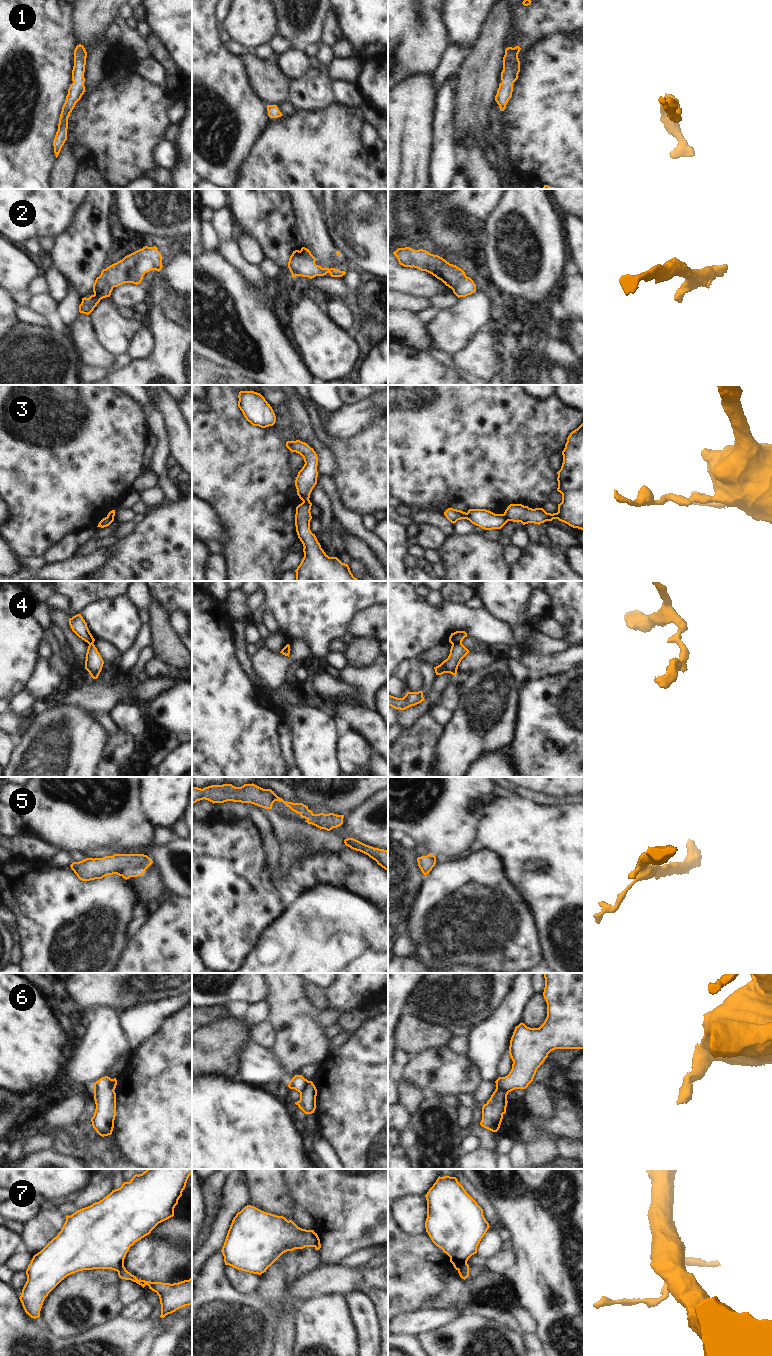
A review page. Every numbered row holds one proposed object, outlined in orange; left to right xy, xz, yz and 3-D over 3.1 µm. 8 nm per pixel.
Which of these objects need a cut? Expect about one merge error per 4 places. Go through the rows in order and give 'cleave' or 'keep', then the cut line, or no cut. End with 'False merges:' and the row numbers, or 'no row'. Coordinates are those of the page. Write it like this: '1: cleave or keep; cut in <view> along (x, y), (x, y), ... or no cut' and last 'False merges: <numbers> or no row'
1: keep; no cut
2: keep; no cut
3: cleave; cut in yz along (502, 514), (508, 520)
4: cleave; cut in yz along (461, 641), (452, 644)
5: keep; no cut
6: cleave; cut in xz along (308, 1081), (300, 1093)
7: cleave; cut in yz along (466, 1263), (458, 1271)
False merges: 3, 4, 6, 7

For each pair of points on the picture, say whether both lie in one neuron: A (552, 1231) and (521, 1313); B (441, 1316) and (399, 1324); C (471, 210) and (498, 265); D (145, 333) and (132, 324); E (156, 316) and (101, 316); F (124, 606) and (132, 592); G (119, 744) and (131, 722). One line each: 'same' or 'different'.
A: different
B: same
C: different
D: different
E: different
F: different
G: different

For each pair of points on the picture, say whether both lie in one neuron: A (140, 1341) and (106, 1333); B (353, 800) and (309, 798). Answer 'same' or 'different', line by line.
A: same
B: same

